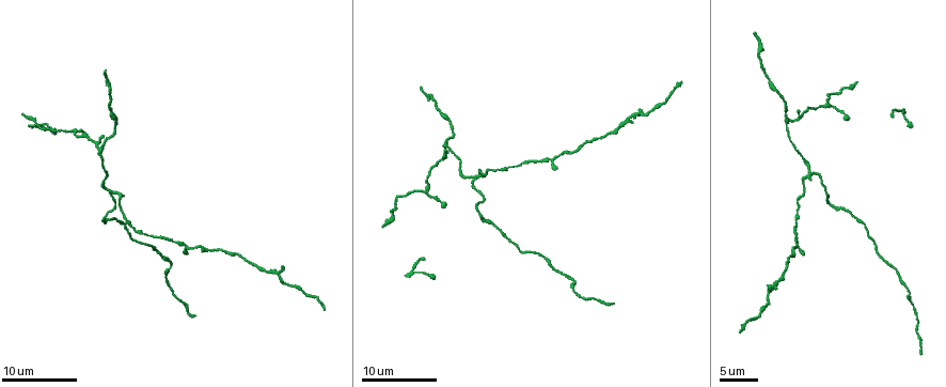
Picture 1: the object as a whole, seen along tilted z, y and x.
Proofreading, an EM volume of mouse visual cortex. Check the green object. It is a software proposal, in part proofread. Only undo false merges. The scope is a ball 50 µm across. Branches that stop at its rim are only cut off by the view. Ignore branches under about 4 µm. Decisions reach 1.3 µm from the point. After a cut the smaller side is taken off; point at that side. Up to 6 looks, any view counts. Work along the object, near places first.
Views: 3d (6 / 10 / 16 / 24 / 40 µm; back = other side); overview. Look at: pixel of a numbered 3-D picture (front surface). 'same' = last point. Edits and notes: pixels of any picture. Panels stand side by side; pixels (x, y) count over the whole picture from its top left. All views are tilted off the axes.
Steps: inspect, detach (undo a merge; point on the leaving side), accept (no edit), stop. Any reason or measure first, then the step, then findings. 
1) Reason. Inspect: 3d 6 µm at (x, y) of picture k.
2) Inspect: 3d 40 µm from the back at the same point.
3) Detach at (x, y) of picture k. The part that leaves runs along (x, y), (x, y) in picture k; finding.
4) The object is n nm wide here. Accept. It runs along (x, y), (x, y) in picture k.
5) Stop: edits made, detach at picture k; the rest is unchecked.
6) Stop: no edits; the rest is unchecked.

Thin neck. Inspect: 3d 10 µm at (573, 281) of picture 1.

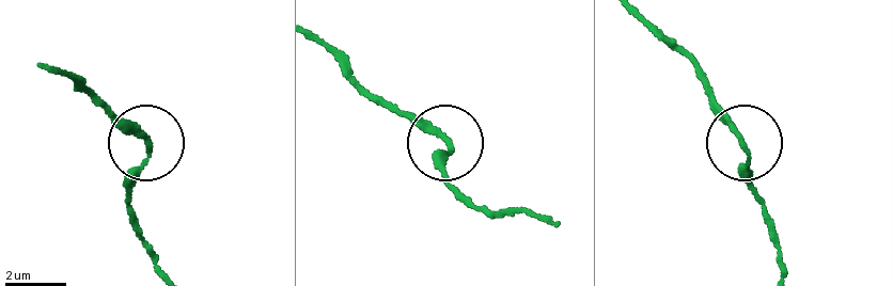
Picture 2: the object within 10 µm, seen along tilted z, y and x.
Accept. It runs along (633, 11), (691, 62), (743, 144), (758, 203) in picture 2; all the same neuron.

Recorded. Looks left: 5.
Three arms meet. Inspect: 3d 10 µm at (471, 178) of picture 1.

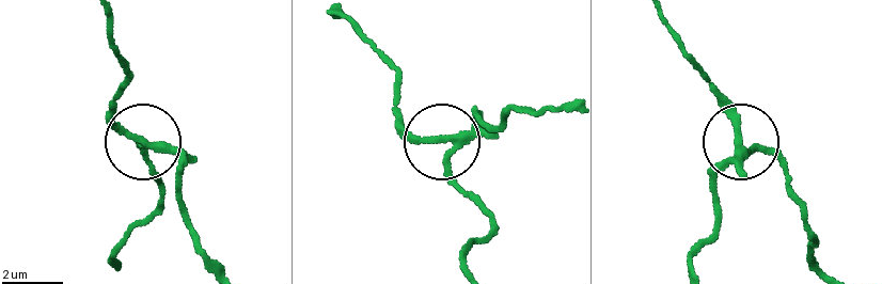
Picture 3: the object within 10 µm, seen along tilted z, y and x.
Inspect: 3d 10 µm from the back at (746, 144) of picture 3.

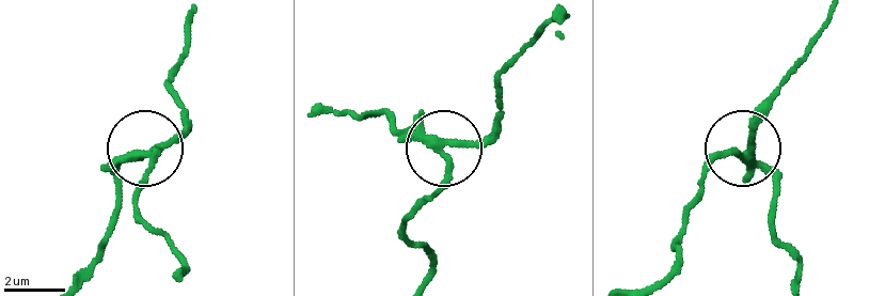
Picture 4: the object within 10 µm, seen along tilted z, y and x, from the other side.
Accept. It runs along (762, 168), (749, 145), (770, 95) in picture 4; all the same neuron.

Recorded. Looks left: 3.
Thick turns thin. Inspect: 3d 6 µm at (827, 203) of picture 1.

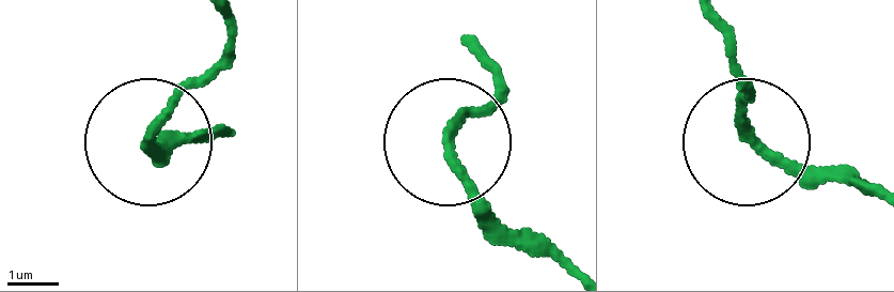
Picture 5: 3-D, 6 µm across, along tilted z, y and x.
Accept. It runs along (221, 15), (222, 60), (144, 140), (208, 133) in picture 5; all the same neuron.

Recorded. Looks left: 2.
Stop: no edits; the rest is unchecked.

